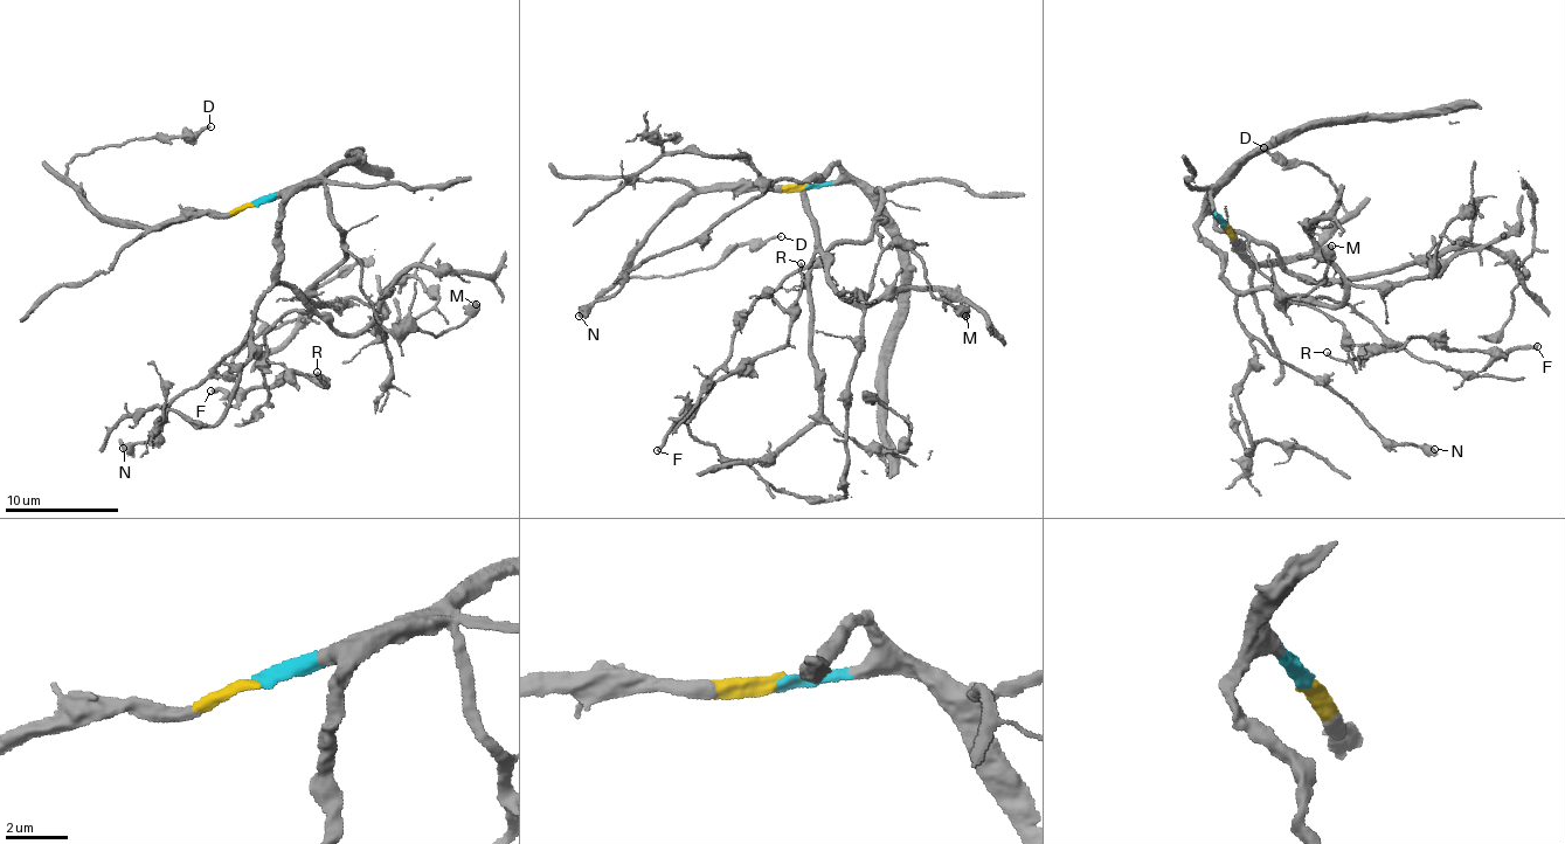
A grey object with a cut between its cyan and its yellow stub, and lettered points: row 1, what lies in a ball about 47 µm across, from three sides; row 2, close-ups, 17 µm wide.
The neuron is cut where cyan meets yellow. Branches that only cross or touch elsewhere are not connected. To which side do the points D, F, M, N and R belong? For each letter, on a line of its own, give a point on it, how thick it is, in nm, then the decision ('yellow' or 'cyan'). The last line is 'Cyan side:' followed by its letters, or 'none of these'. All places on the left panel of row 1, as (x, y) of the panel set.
D: at (210, 126); 180 nm thick; yellow
F: at (210, 391); 240 nm thick; cyan
M: at (476, 304); 460 nm thick; cyan
N: at (123, 448); 550 nm thick; cyan
R: at (317, 372); 160 nm thick; cyan
Cyan side: F, M, N, R

